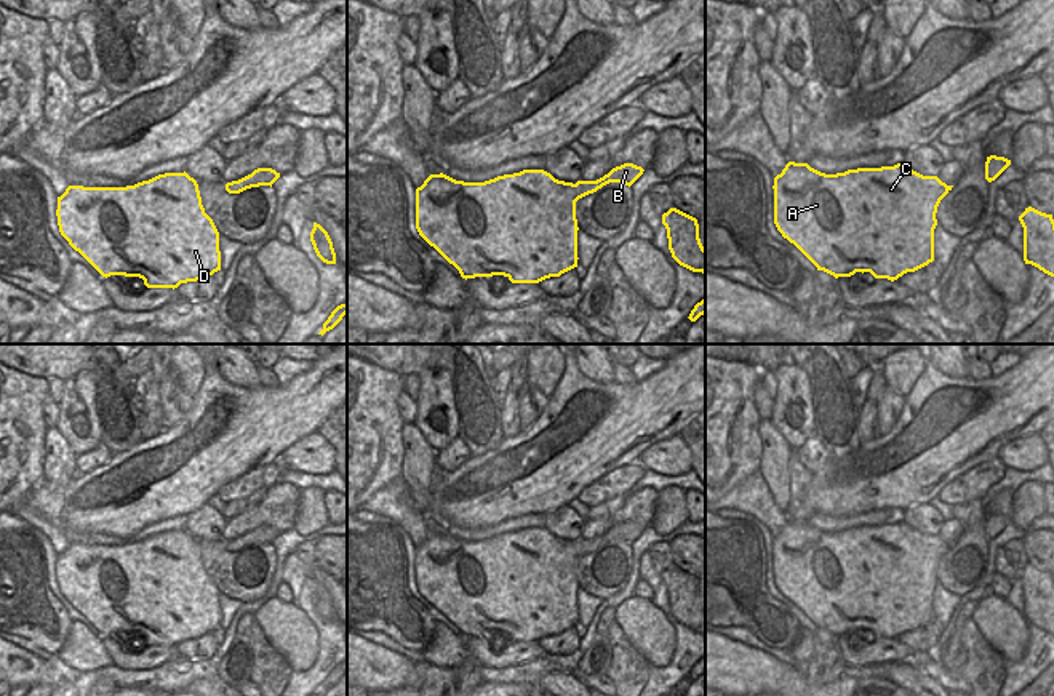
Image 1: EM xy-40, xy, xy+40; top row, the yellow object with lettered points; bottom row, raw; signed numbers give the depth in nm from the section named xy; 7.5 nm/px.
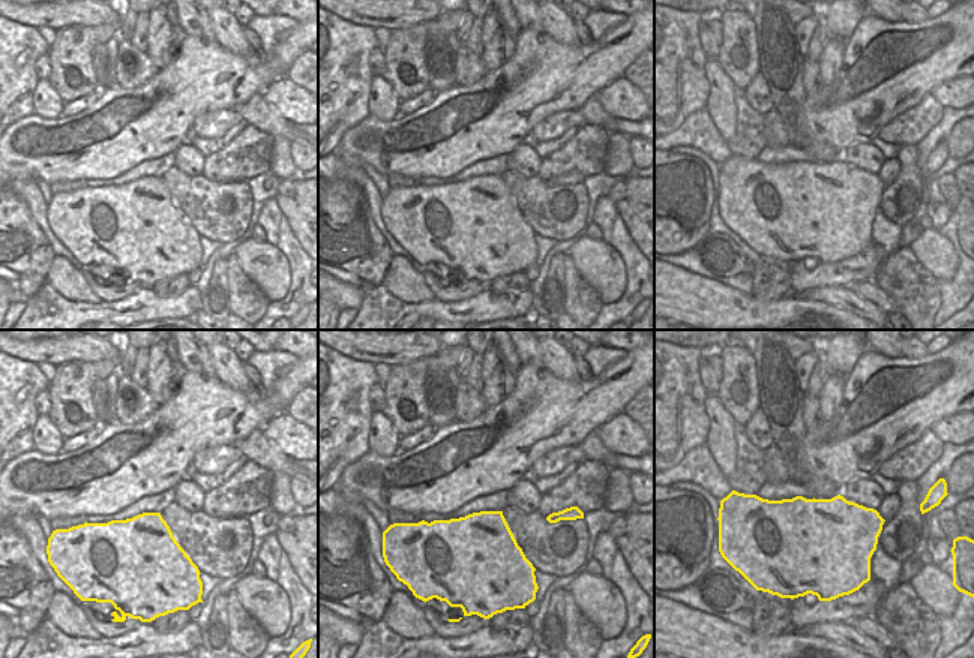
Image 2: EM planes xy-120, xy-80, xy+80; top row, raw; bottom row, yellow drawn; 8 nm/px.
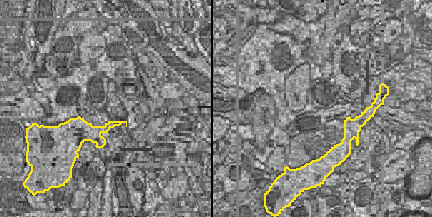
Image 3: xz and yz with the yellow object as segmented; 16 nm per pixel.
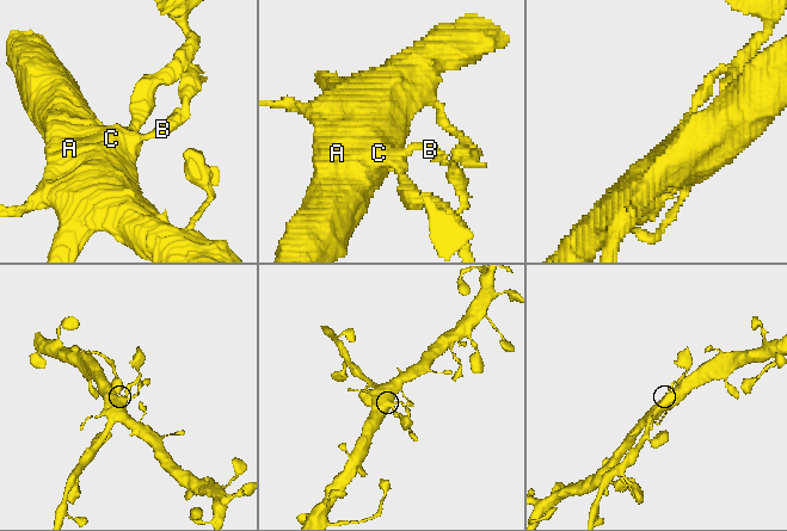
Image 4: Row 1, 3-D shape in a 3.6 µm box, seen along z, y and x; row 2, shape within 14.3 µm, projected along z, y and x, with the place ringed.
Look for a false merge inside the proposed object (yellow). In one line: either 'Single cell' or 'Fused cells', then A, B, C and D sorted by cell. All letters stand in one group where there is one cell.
Fused cells. Groups: A C D / B.

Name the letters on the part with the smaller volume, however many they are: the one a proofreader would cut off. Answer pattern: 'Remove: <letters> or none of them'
Remove: B

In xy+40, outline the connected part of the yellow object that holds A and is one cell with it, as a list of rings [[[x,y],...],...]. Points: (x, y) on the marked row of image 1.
[[[789,162],[774,178],[774,224],[816,267],[835,278],[870,272],[897,280],[934,261],[936,213],[948,186],[904,163],[825,174]]]

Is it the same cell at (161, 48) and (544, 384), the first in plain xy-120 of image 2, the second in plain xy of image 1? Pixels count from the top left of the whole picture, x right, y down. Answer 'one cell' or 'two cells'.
two cells

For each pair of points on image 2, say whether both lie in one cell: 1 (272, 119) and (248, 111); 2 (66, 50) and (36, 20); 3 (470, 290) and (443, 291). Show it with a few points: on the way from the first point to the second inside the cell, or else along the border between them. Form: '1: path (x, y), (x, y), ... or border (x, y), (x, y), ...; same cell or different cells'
1: path (266, 117), (254, 111); same cell
2: border (90, 26), (65, 26), (56, 32); different cells
3: path (464, 291), (449, 291); same cell

